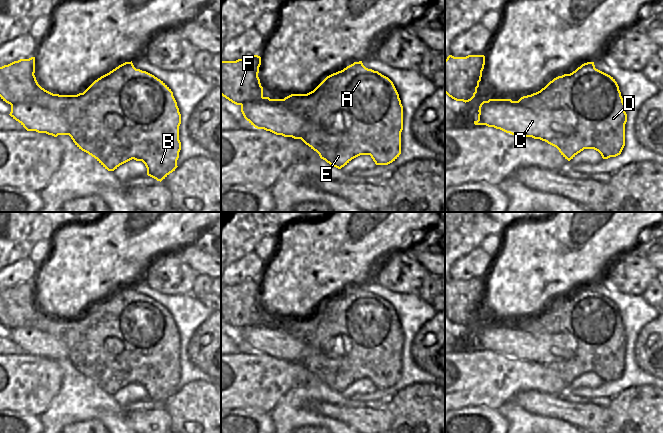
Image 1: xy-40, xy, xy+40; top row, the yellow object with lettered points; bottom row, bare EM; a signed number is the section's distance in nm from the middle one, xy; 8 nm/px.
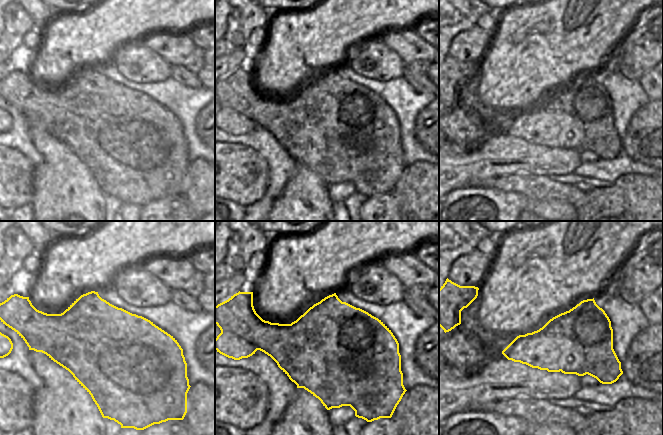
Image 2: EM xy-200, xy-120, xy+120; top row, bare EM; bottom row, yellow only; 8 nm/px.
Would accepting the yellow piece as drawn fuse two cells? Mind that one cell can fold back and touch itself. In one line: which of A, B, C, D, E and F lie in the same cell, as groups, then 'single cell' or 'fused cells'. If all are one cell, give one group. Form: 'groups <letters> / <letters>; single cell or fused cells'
groups A B D E F / C; fused cells

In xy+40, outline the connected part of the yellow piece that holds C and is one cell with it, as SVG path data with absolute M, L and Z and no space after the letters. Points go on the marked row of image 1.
M489 99L480 104L478 112L475 125L486 125L545 142L558 133L572 135L577 128L577 116L570 109L546 109L536 113L524 107L519 100Z

